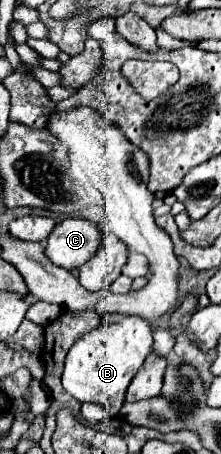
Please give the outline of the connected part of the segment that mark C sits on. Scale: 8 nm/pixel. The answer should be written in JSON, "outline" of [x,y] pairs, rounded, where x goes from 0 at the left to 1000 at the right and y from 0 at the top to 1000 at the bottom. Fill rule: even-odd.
{"outline":[[[299,480],[226,511],[199,533],[199,559],[271,590],[362,590],[443,551],[462,511],[425,489],[380,480]]]}

